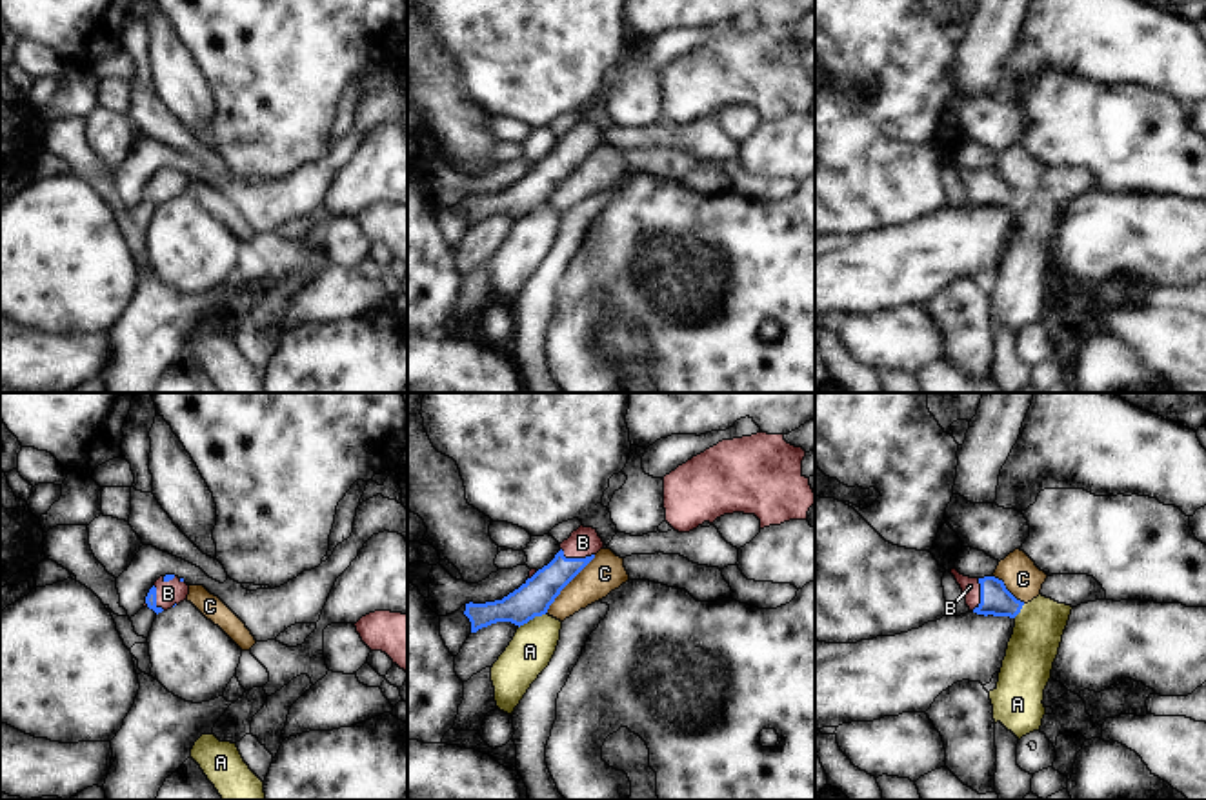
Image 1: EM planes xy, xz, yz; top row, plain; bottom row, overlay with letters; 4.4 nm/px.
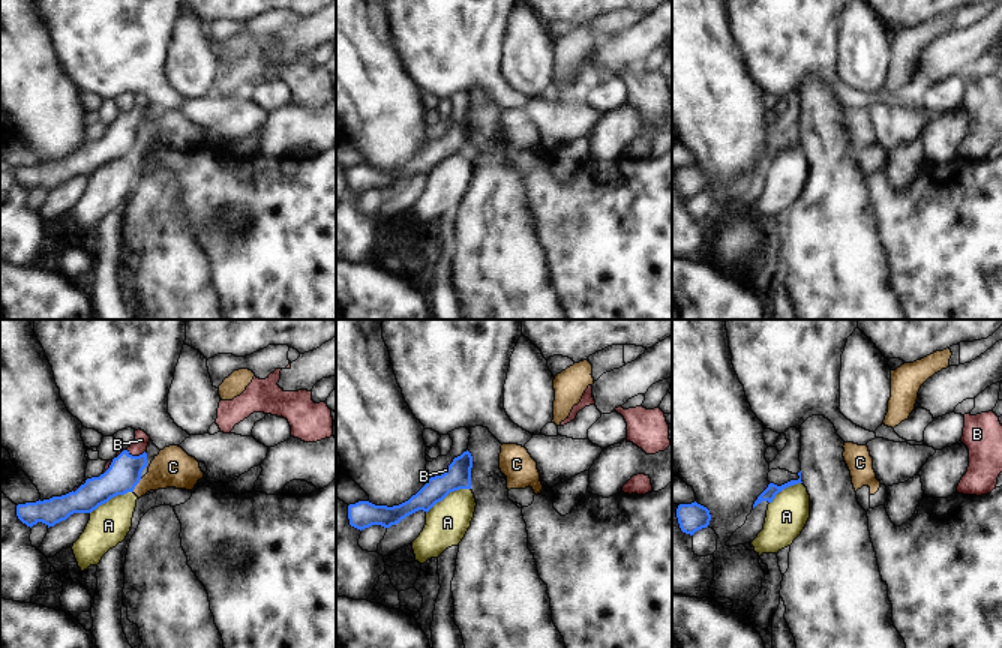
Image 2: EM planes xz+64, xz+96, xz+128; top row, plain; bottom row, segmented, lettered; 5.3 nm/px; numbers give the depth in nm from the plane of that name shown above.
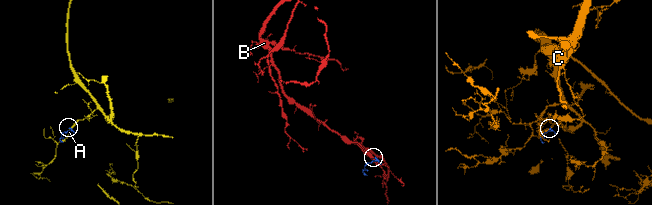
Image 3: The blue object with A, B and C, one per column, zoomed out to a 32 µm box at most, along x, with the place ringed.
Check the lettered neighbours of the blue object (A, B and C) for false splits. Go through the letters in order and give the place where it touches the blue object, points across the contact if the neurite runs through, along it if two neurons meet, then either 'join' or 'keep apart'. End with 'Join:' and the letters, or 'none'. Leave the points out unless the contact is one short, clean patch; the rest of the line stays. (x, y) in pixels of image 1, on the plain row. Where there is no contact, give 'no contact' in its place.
A: xz (532, 211) | along xz (546, 204), (519, 220) | keep apart
B: xz (575, 151) | join
C: xz (568, 175) | along xz (595, 148), (546, 204) | keep apart
Join: B

